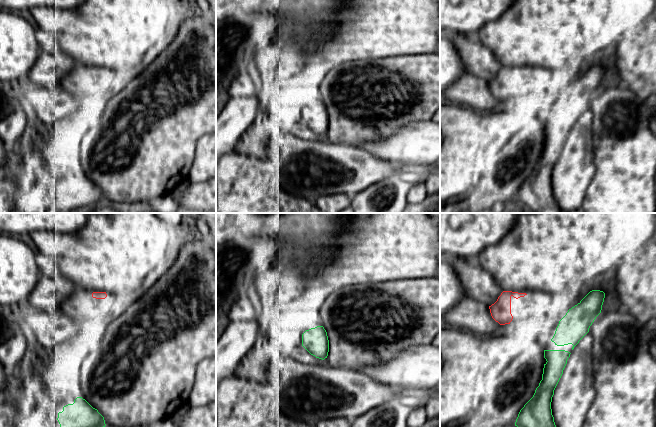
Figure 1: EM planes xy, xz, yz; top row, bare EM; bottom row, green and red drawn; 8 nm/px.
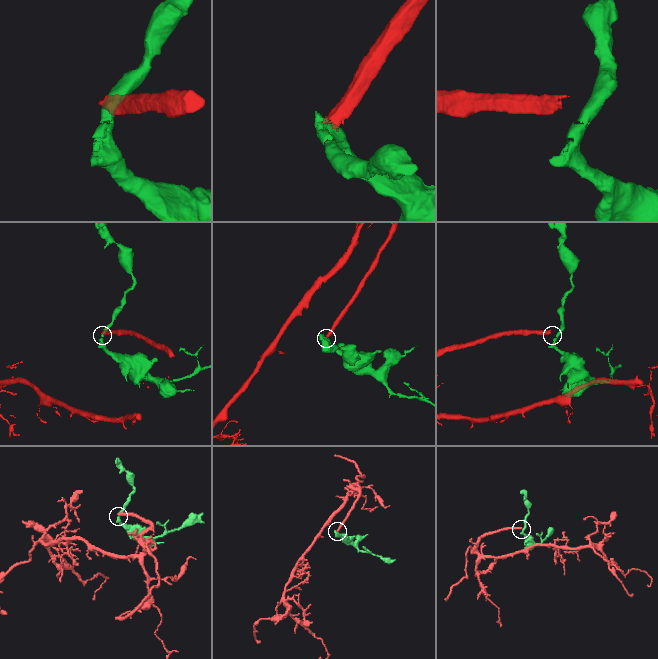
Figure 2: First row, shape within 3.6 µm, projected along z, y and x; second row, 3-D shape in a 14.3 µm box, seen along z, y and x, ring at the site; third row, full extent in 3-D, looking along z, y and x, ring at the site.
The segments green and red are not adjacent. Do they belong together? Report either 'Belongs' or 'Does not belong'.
Does not belong

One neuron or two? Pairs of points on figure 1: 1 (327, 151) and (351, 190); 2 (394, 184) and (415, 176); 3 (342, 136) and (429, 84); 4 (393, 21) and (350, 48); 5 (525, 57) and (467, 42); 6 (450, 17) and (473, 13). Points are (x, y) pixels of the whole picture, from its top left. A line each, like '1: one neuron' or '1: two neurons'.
1: one neuron
2: one neuron
3: one neuron
4: one neuron
5: two neurons
6: one neuron

